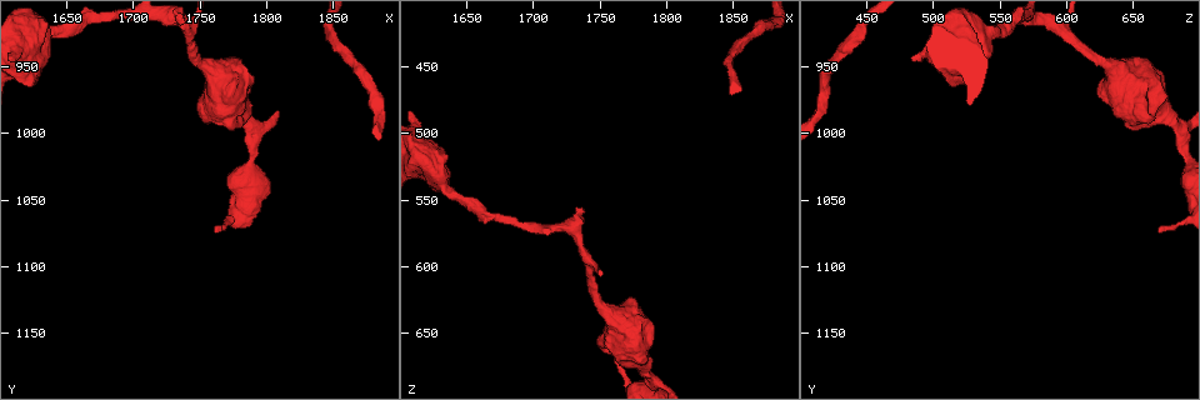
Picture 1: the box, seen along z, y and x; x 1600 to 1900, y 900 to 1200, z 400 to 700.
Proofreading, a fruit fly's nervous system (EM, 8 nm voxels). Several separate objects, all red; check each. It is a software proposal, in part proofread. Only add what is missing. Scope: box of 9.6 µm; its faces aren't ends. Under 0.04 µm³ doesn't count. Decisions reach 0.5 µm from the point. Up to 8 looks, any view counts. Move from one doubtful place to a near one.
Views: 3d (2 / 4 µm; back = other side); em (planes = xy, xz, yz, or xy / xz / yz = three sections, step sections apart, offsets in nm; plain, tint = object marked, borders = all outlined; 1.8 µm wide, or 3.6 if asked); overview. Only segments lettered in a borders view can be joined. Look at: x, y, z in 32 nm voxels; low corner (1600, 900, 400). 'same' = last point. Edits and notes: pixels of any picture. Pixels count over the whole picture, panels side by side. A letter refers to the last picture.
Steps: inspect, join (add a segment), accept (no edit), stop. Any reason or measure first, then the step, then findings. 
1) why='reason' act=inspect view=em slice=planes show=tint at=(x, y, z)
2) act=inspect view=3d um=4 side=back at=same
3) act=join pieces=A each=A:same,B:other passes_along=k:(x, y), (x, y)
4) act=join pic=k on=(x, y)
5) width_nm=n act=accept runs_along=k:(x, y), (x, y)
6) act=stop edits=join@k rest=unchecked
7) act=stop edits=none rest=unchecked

why='an open end' act=inspect view=3d um=4 at=(1752, 988, 666)

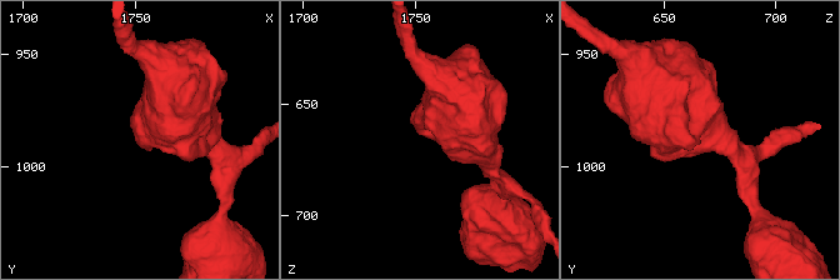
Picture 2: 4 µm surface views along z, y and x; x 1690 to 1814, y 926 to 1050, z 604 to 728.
act=inspect view=em um=3.6 slice=xz step=4 show=borders at=(1754, 990, 664)

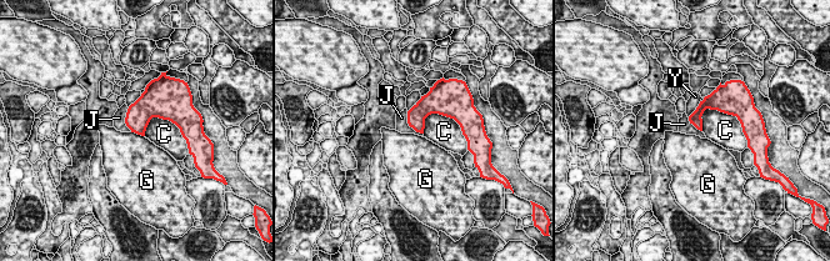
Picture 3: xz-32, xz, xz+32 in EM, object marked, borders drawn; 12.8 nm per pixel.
why='cut it another way' act=inspect view=em um=3.6 slice=planes show=borders at=same

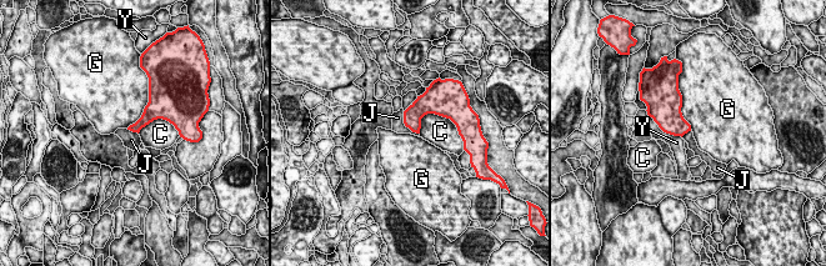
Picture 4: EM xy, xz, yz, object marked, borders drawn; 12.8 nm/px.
act=accept each=C:other,G:other,J:other,Y:other border=4:(403, 111), (403, 123), (419, 134) found='no lettered segment goes on from it'

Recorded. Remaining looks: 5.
why='a fork' act=inspect view=3d um=4 at=(1742, 924, 598)

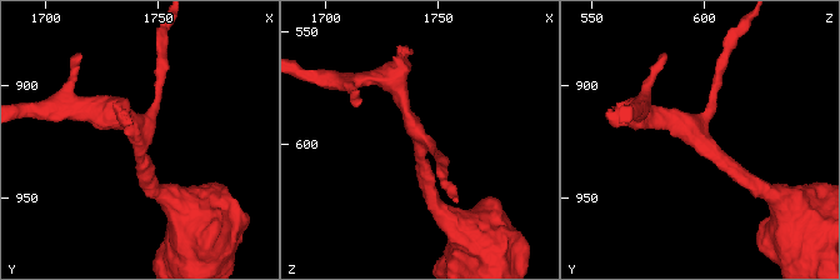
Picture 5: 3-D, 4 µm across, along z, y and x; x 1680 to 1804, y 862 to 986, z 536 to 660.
arms=3 act=inspect view=em slice=xz step=4 show=tint at=(1741, 926, 597)

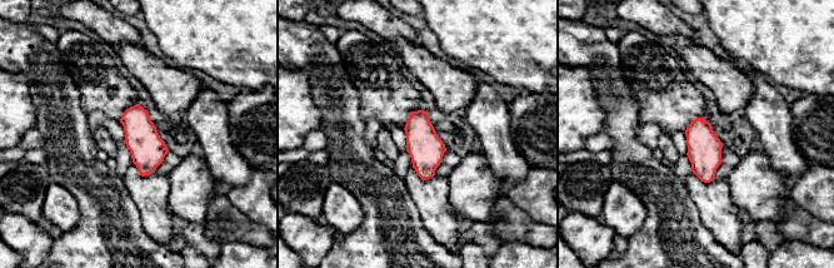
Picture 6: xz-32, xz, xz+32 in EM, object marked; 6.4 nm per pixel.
why='another direction' act=inspect view=em slice=planes show=borders at=same

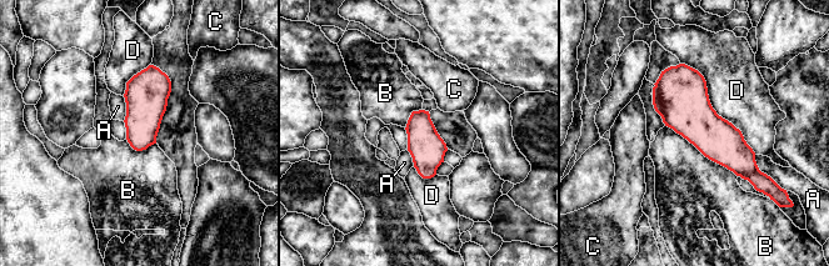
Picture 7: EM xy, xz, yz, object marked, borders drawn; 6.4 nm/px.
act=accept each=A:other,B:other,C:other,D:other border=7:(665, 125), (737, 176) found='none of them fits'

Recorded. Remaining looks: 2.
why='thin end' act=inspect view=3d um=2 at=(1764, 1072, 670)

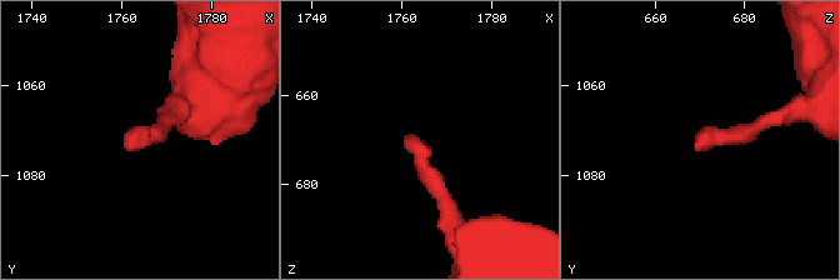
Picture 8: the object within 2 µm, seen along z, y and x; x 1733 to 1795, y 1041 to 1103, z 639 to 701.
why='need the tissue' act=inspect view=em slice=planes show=borders at=(1762, 1074, 670)

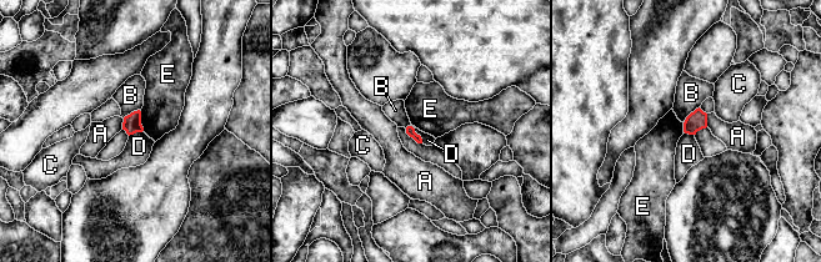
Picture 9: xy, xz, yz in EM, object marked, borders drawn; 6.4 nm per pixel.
act=accept each=A:other,B:other,C:other,D:other,E:other found='none of them fits'

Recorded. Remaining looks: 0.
act=stop edits=none rest=unchecked

